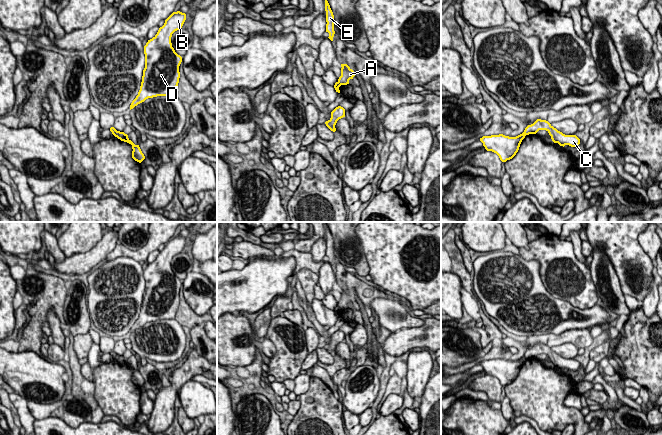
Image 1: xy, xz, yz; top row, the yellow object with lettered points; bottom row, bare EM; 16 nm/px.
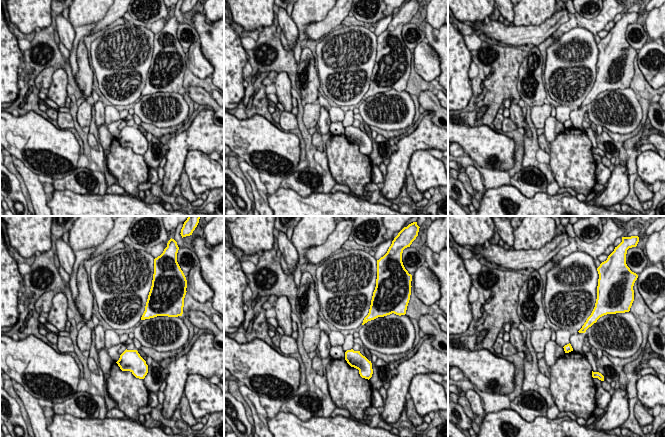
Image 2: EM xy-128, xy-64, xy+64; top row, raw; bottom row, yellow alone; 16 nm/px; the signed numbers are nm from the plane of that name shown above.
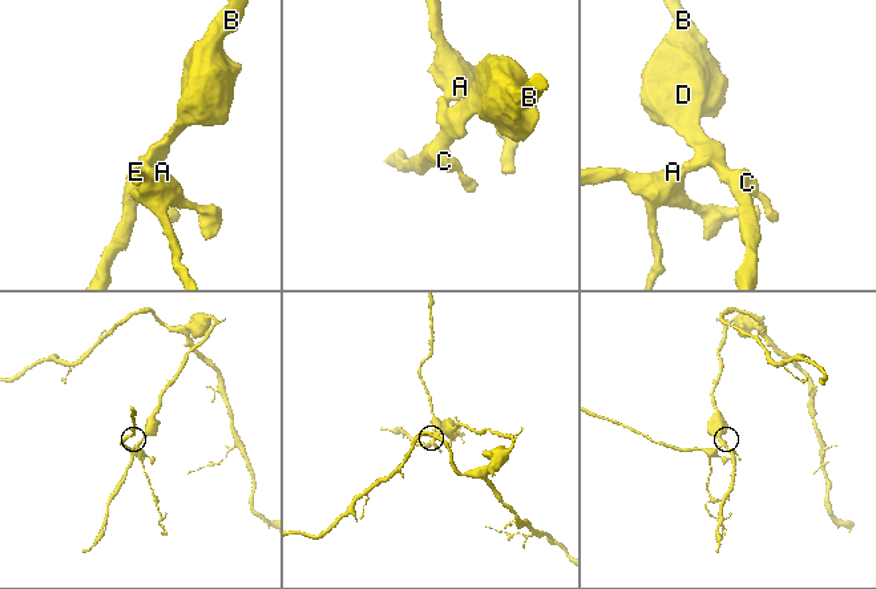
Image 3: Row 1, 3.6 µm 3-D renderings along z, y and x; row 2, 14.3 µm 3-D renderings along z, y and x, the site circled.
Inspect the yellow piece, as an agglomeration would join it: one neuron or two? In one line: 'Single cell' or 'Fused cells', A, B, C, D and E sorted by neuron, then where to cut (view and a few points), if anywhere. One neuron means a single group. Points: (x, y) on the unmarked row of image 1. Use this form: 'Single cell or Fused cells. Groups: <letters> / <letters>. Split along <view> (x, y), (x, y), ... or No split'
Fused cells. Groups: A E / B C D. Split along yz (524, 355), (526, 358)

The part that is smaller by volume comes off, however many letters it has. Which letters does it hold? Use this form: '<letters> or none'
A, E

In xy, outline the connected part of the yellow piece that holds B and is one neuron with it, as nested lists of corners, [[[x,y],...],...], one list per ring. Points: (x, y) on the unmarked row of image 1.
[[[173,236],[157,258],[144,270],[145,292],[142,306],[130,334],[148,322],[175,319],[182,281],[172,271],[171,261],[175,255],[182,252],[185,244],[185,237]]]

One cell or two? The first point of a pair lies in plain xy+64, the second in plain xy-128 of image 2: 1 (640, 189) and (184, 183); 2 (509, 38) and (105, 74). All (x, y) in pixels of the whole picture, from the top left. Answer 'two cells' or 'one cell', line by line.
1: one cell
2: two cells

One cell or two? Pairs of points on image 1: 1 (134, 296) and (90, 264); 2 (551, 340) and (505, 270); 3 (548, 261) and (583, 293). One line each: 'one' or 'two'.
1: two
2: two
3: one

